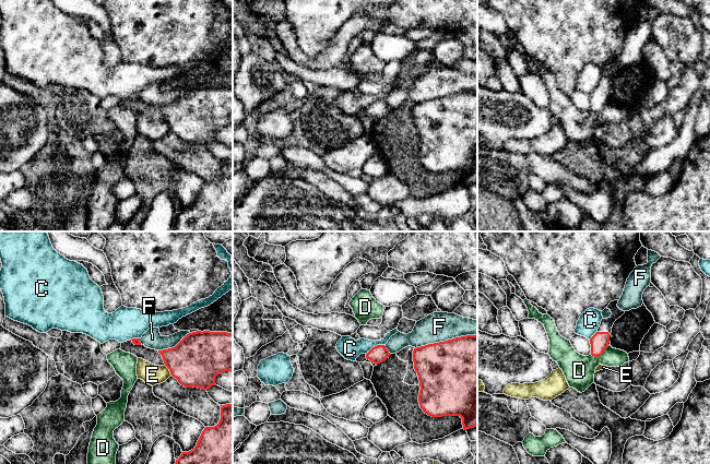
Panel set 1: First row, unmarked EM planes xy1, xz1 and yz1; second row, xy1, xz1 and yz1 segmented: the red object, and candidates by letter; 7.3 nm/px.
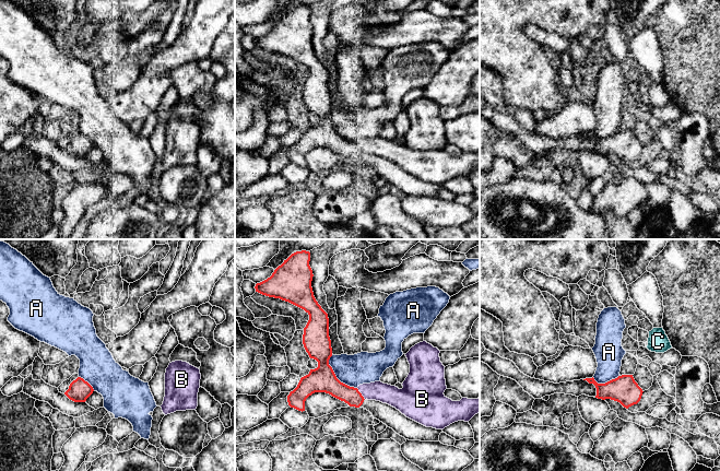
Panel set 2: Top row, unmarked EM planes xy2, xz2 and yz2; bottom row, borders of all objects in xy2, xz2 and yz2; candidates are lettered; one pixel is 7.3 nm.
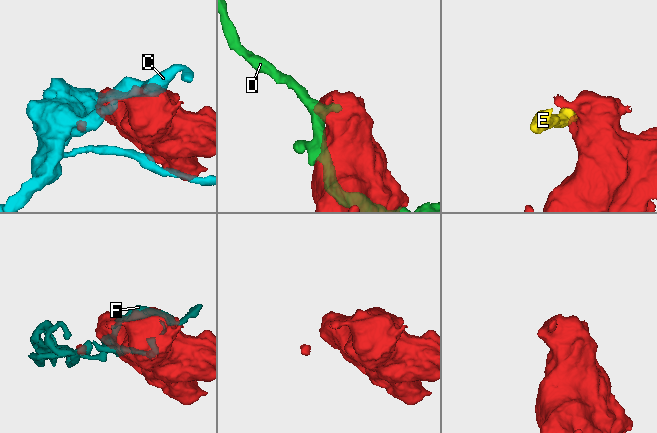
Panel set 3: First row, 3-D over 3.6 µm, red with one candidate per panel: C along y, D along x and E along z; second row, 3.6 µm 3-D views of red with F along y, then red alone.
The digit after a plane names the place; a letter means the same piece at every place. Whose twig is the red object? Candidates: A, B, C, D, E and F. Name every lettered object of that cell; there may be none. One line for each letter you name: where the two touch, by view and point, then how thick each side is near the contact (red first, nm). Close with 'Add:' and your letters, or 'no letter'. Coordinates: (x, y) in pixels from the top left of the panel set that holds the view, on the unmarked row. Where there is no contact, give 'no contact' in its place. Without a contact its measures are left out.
B: contact xz2 (361, 149); calibres 140 and 140 nm
Add: B

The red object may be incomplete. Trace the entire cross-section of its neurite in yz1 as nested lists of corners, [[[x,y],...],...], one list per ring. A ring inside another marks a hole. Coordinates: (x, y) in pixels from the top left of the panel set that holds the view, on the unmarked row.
[[[618,56],[610,58],[606,63],[611,66],[611,72],[607,74],[602,74],[596,88],[590,94],[591,110],[594,112],[601,111],[603,107],[611,100],[610,91],[612,88],[613,80],[625,69],[625,67],[617,62],[617,59]]]

